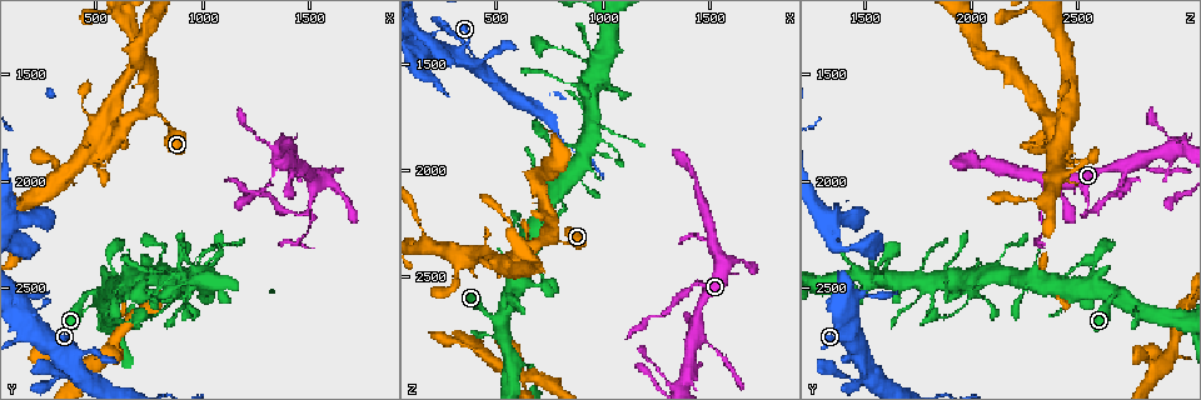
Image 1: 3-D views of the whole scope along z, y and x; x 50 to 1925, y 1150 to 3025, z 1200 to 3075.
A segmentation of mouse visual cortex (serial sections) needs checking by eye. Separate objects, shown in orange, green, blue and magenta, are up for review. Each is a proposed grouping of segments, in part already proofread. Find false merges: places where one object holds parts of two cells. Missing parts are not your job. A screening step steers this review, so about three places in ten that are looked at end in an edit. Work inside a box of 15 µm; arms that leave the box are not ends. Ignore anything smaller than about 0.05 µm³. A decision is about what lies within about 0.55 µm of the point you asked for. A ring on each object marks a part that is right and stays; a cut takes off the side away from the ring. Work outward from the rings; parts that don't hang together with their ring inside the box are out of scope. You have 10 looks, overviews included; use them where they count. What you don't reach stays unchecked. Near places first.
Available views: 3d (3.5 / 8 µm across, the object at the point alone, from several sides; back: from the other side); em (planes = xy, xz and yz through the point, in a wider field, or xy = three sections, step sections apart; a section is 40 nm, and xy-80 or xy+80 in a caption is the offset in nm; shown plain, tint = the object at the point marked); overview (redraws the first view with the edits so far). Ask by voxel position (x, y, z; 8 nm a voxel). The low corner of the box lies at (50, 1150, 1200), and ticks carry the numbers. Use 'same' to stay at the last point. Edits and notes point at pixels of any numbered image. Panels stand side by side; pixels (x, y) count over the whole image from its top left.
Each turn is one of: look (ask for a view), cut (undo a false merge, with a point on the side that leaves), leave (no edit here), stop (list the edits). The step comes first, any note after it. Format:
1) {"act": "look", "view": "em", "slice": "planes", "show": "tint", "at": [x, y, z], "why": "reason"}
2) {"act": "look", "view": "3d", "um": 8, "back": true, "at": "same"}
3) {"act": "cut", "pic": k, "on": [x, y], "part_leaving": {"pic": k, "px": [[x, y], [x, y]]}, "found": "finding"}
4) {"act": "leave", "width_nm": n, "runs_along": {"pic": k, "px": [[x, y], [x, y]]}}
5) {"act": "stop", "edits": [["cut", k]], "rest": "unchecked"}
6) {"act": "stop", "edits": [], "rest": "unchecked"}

{"act": "look", "view": "3d", "um": 3.5, "at": [950, 2450, 1830], "why": "arms part here"}

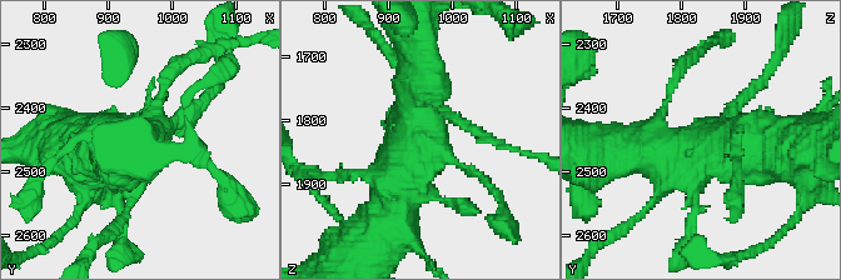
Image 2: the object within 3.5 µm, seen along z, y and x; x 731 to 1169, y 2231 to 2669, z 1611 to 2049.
{"act": "look", "view": "em", "slice": "xy", "step": 3, "show": "tint", "at": [955, 2465, 1825], "why": "need the tissue"}

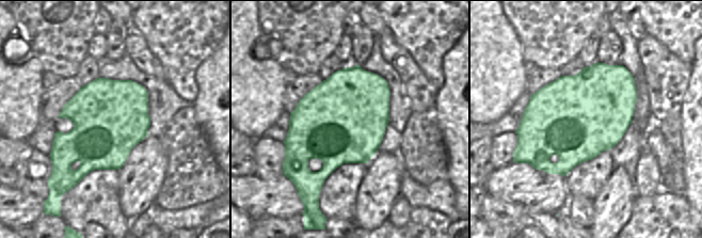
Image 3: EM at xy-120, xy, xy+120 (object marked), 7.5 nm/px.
{"act": "look", "view": "em", "slice": "xy", "step": 5, "show": "tint", "at": "same"}

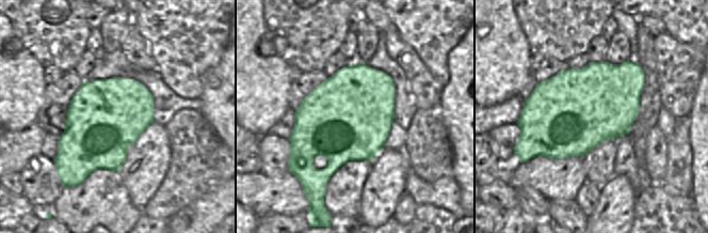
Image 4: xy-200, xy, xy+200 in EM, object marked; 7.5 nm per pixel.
{"act": "leave", "runs_along": {"pic": 2, "px": [[379, 230], [422, 138], [418, 74]]}, "found": "continuous, no second cell"}

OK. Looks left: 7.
{"act": "look", "view": "3d", "um": 3.5, "at": [1500, 2130, 2540], "why": "narrows sharply"}

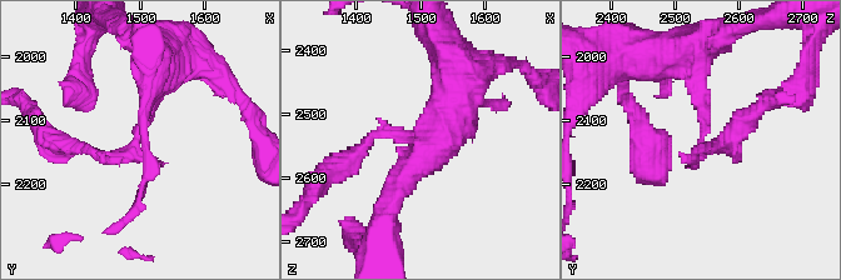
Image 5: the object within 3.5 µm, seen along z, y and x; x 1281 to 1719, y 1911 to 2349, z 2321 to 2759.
{"act": "look", "view": "em", "slice": "xy", "step": 3, "show": "plain", "at": [1495, 2135, 2545], "arm_widths_nm": [150, 200]}

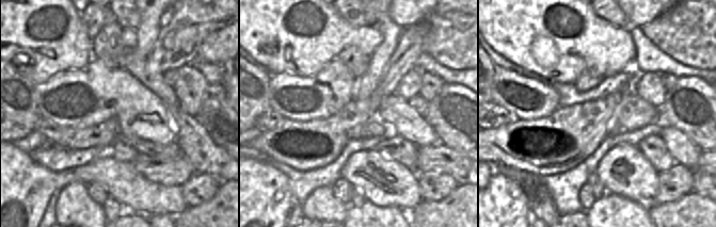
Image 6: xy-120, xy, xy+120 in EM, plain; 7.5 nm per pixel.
{"act": "look", "view": "em", "slice": "xy", "step": 3, "show": "tint", "at": "same", "why": "with the object marked"}

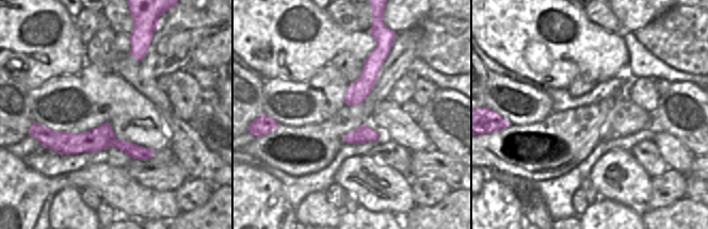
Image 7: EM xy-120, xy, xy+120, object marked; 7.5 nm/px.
{"act": "cut", "pic": 5, "on": [398, 131], "border": {"pic": 7, "px": [[372, 51], [374, 63], [380, 68]]}, "found": "two cells meet here"}

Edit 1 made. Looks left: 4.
{"act": "look", "view": "3d", "um": 3.5, "back": true, "at": [1400, 1850, 2920], "why": "abrupt turn"}

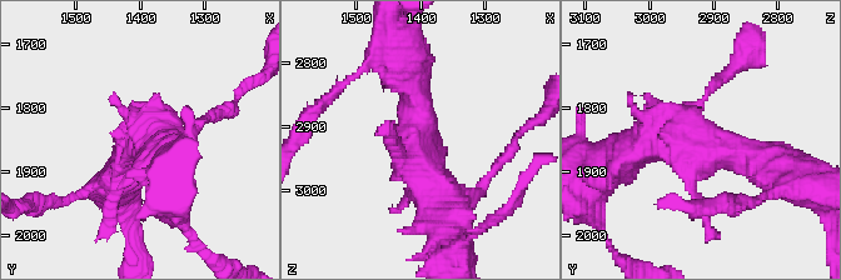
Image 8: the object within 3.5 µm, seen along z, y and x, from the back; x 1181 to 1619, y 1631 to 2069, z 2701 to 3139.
{"act": "look", "view": "em", "slice": "xy", "step": 3, "show": "tint", "at": [1400, 1855, 2920]}

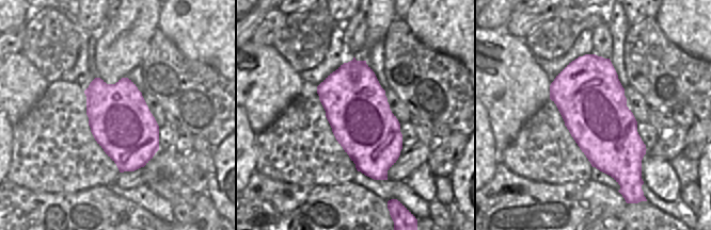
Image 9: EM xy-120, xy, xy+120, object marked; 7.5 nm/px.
{"act": "leave", "found": "all the same cell"}

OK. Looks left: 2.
{"act": "stop", "edits": [["cut", 5]], "rest": "unchecked"}

